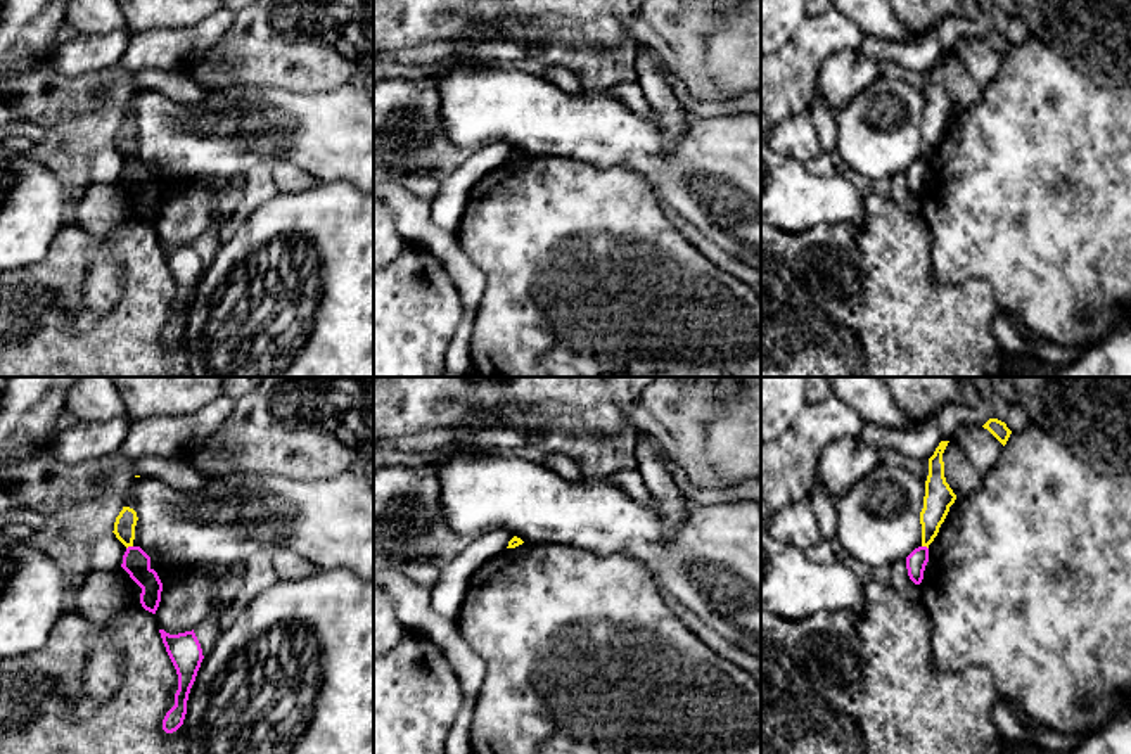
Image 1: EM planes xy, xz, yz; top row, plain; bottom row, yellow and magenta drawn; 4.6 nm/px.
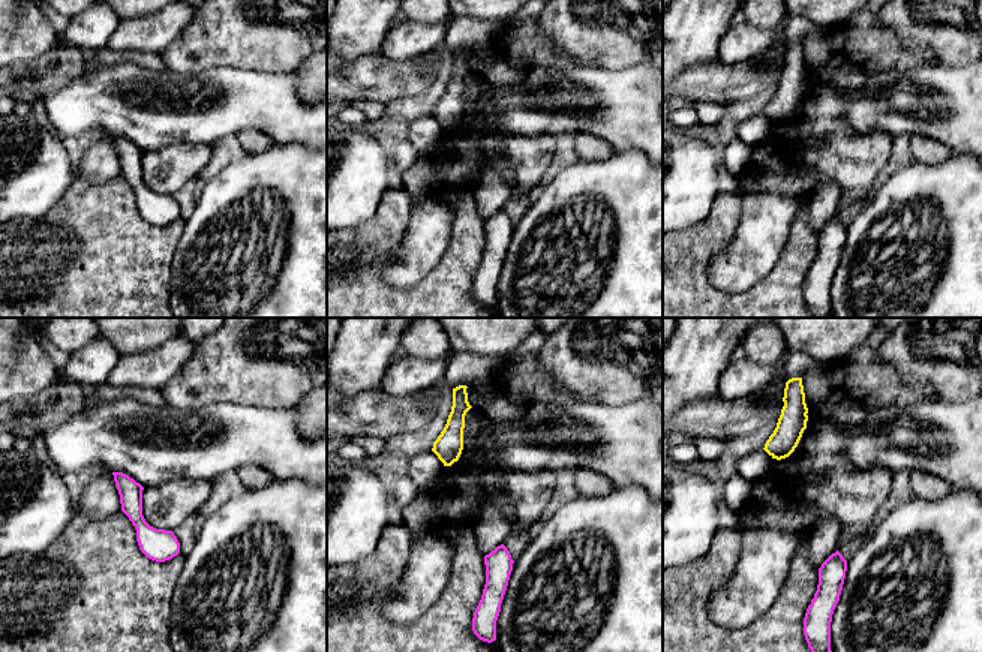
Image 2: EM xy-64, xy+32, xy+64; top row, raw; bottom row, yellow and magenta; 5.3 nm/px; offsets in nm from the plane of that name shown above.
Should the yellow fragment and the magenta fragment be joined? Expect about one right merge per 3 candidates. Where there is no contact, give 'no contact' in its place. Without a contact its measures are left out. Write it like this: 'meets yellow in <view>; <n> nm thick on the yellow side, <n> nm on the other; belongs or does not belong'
meets yellow in xy; 100 nm thick on the yellow side, 120 nm on the other; does not belong

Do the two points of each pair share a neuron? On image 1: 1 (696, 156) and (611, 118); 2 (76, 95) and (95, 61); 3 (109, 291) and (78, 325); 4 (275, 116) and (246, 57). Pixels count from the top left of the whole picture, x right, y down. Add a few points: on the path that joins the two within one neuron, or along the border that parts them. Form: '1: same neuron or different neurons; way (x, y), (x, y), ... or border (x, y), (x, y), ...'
1: same neuron; way (673, 165), (647, 158), (630, 140)
2: different neurons; border (51, 64), (71, 76), (111, 73)
3: same neuron; way (101, 300), (87, 317)
4: different neurons; border (222, 89), (248, 85), (284, 87), (301, 92)

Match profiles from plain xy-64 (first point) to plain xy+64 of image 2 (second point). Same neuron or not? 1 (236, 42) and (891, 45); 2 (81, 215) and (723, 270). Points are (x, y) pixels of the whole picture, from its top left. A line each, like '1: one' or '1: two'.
1: two
2: two

